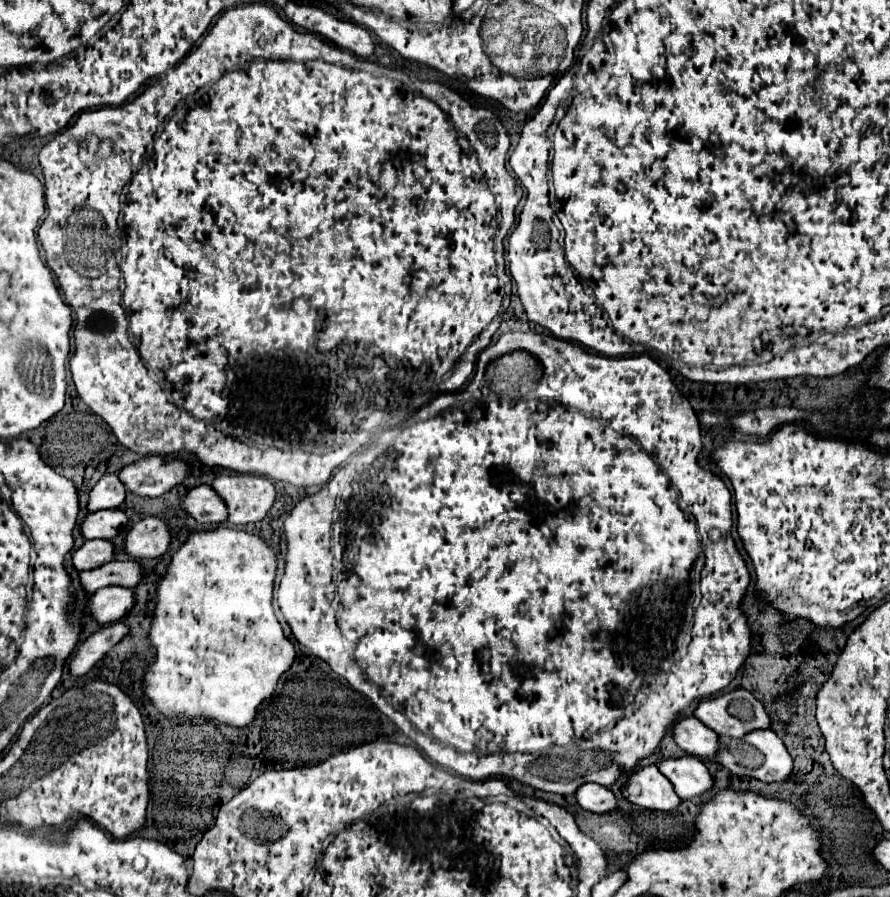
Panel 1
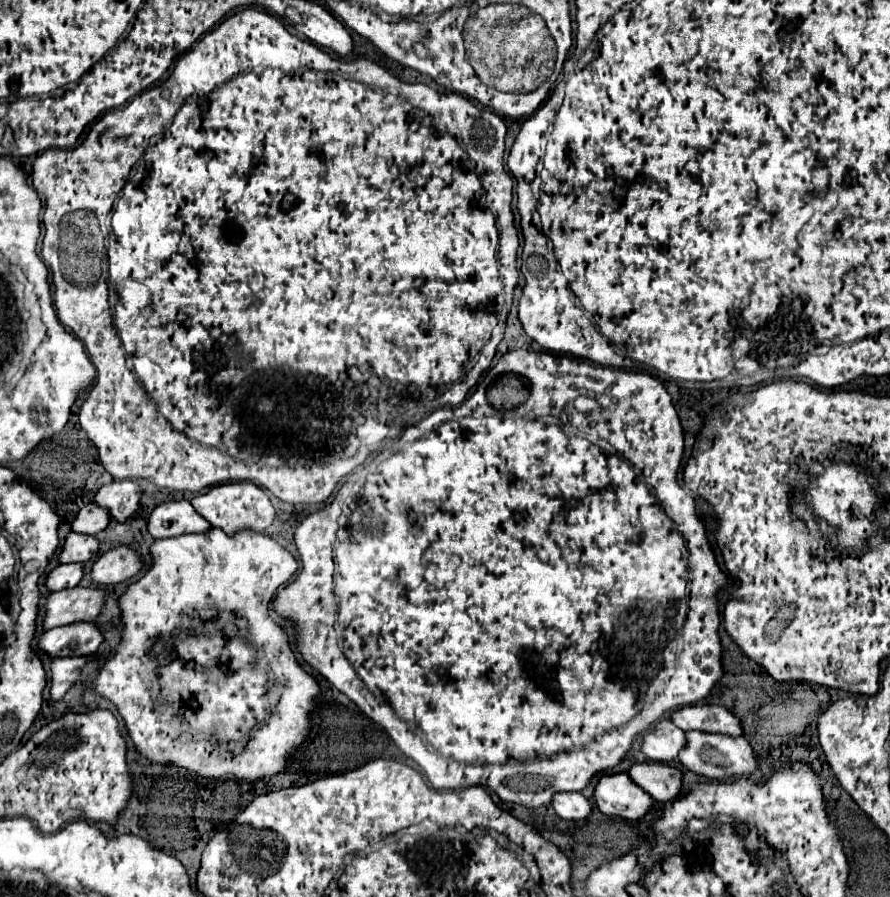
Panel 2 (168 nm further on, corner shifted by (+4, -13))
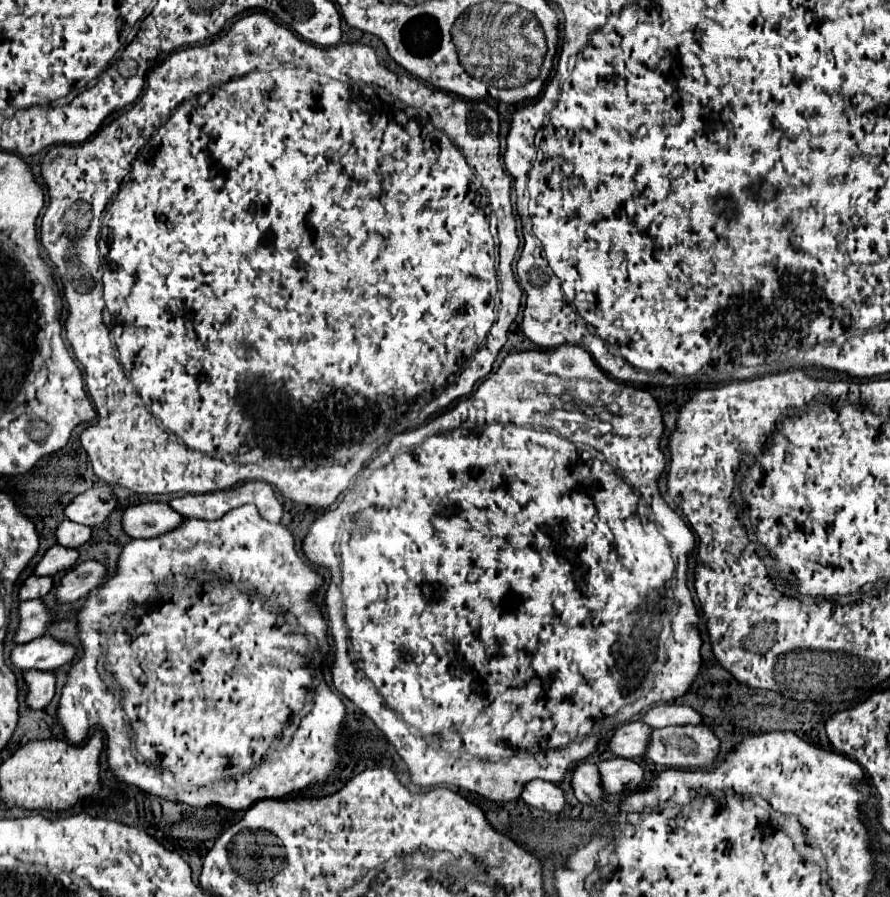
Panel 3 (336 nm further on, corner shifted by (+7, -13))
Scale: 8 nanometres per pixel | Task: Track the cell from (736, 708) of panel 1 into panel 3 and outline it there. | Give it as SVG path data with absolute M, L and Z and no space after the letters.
M655 705L649 711L645 711L639 721L647 723L649 727L667 727L667 725L695 725L701 723L701 715L685 705Z

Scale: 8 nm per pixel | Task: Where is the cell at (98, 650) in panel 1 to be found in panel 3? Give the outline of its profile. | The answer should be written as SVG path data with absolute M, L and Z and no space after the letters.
M33 669L33 671L23 673L23 681L25 681L25 687L27 687L25 703L31 709L45 709L55 695L55 677L53 677L53 673L51 671L35 673L35 669Z

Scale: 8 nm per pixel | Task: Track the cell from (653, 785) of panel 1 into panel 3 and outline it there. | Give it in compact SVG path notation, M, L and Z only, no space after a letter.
M579 763L571 773L571 787L575 797L585 805L599 805L605 797L599 789L599 773L593 763Z

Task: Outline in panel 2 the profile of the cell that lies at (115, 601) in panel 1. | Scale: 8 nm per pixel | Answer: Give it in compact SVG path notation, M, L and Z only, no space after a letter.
M76 621L70 625L46 631L38 645L54 657L76 657L94 653L104 641L104 633L90 621Z

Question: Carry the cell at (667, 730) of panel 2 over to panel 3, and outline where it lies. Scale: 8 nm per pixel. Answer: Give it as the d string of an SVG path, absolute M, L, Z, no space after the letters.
M629 721L615 729L613 737L609 739L609 751L617 757L635 759L643 755L643 749L647 747L647 737L651 733L649 725L643 725L641 721Z

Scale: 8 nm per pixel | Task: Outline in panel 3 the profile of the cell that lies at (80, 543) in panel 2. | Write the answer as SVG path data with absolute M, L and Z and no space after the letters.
M53 545L45 551L45 555L41 557L41 561L35 565L33 573L41 575L41 577L55 577L63 571L67 571L69 567L73 567L77 561L77 551L73 549L63 549L61 545Z

